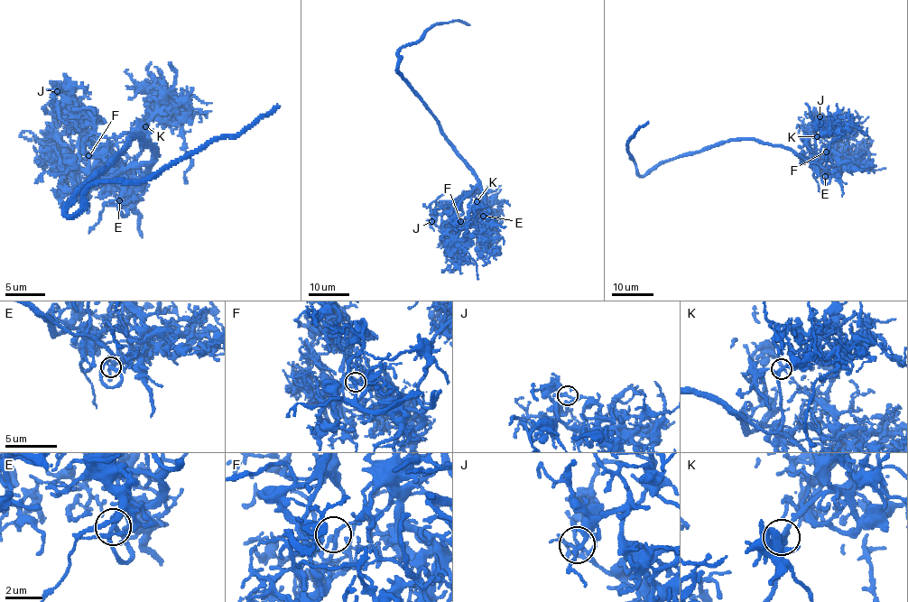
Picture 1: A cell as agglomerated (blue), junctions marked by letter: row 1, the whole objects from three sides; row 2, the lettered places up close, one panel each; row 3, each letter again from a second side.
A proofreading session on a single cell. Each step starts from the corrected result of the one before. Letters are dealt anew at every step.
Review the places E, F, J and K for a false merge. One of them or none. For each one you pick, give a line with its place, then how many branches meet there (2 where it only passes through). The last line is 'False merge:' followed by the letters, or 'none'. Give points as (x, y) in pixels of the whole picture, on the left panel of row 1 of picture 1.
False merge: none

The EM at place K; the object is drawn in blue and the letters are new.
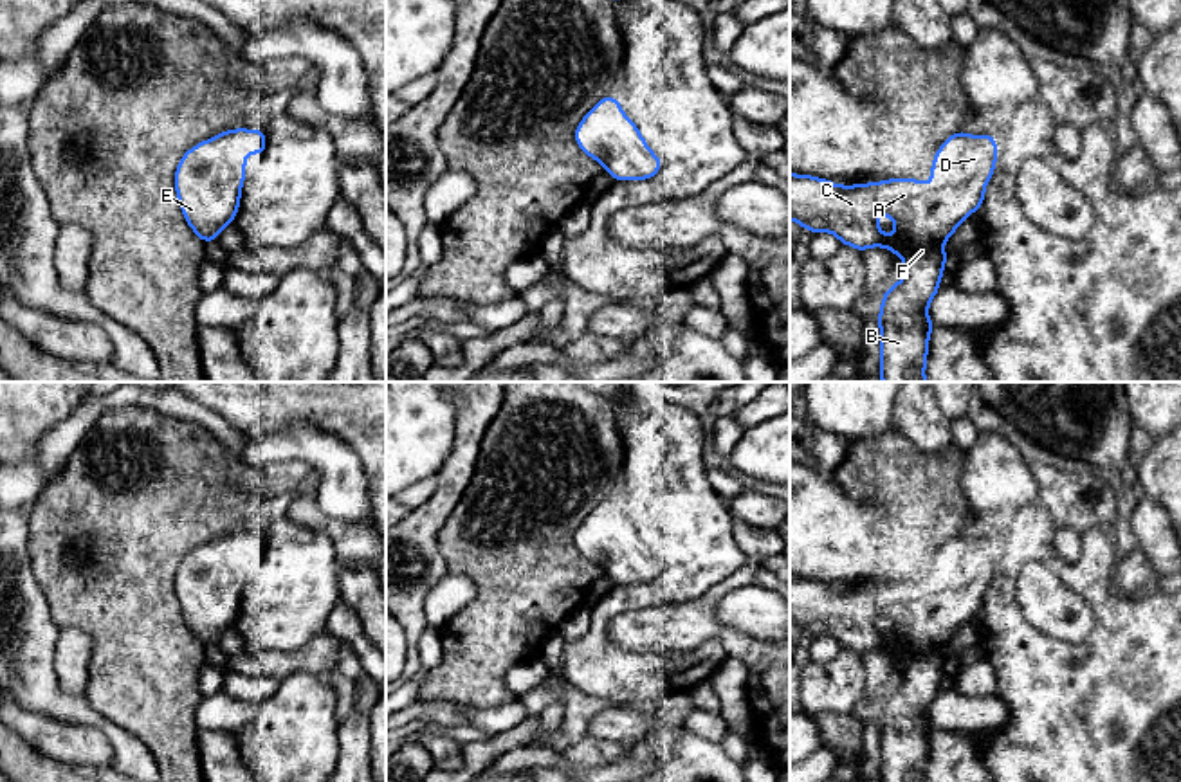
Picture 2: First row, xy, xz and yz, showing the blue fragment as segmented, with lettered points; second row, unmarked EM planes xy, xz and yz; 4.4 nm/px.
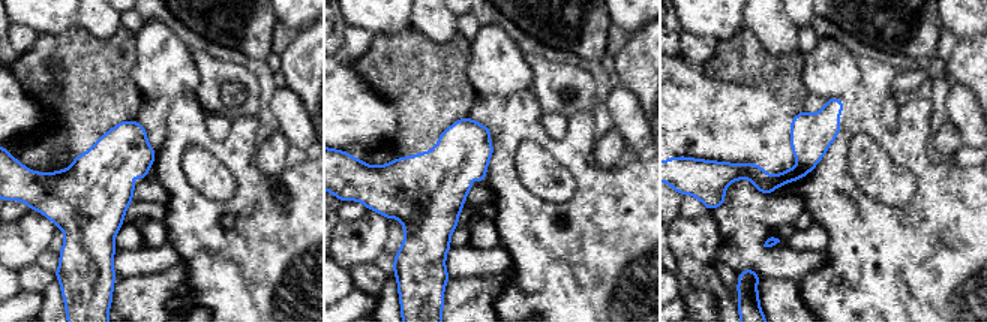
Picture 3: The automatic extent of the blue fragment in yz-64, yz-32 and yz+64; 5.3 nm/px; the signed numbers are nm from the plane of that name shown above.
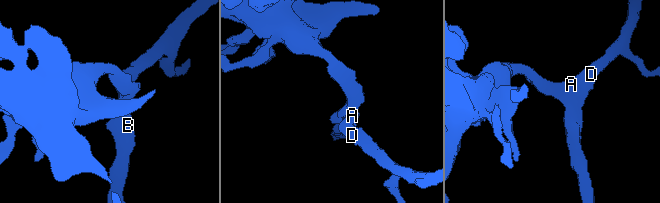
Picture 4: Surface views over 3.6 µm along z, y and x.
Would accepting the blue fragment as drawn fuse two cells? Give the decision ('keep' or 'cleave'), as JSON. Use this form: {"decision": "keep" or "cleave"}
{"decision": "keep"}

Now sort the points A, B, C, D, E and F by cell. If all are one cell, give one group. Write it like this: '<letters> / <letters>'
A B C D E F

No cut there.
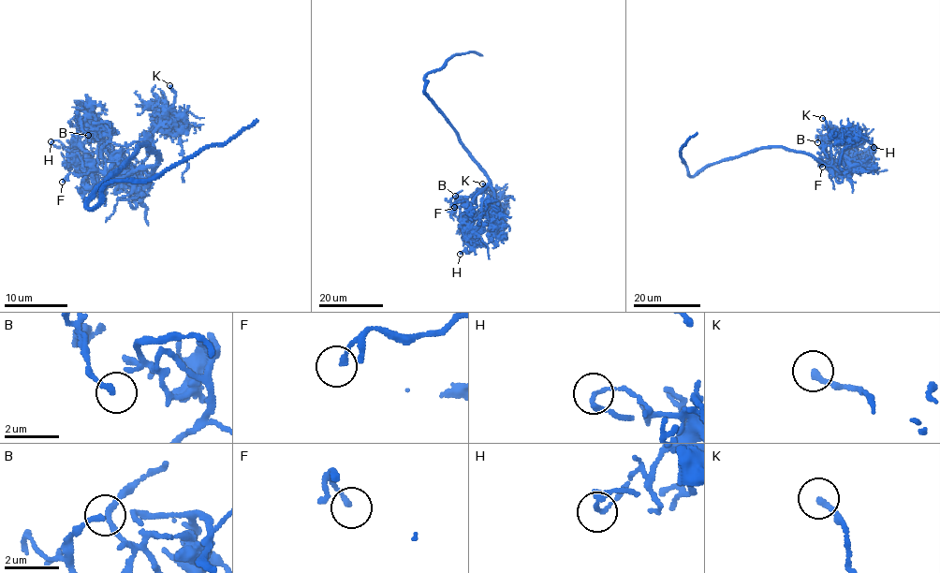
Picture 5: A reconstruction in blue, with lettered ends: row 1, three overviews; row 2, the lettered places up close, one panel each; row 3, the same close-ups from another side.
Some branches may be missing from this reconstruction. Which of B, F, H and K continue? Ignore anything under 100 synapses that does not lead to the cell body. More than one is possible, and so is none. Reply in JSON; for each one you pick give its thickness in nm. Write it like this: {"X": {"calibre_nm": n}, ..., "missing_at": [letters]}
{"missing_at": []}

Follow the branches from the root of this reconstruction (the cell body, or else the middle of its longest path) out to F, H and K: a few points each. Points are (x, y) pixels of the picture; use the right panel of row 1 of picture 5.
F: (746, 152), (760, 148), (785, 147), (812, 155), (820, 166), (827, 161), (819, 162), (822, 167)
H: (746, 152), (760, 148), (785, 147), (812, 155), (820, 166), (858, 160), (873, 147)
K: (746, 152), (760, 148), (785, 147), (808, 154), (830, 165), (830, 146), (836, 134), (827, 127), (822, 118)

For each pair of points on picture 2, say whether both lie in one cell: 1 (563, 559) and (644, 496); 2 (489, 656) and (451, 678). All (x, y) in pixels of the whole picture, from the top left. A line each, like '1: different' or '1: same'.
1: different
2: same

